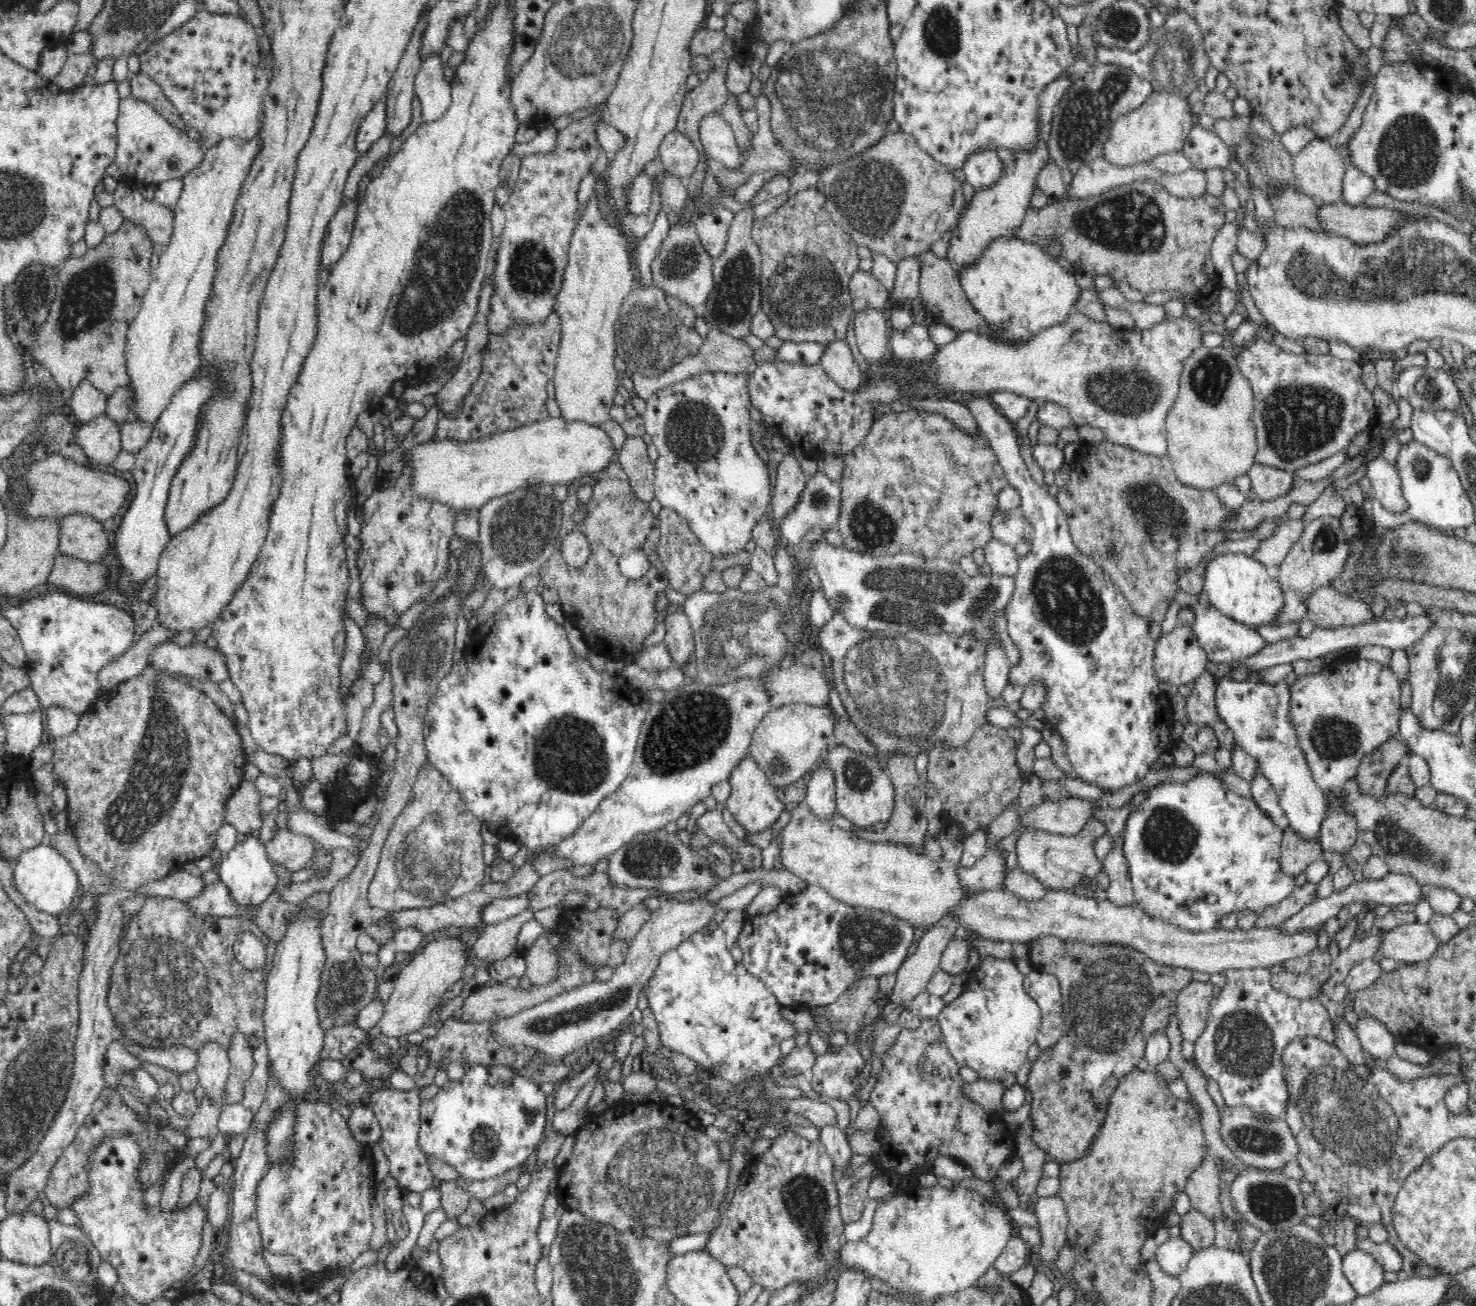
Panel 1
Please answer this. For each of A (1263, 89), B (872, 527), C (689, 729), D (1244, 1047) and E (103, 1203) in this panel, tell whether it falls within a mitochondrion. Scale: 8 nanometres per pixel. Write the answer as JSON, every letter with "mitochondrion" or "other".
{"A":"other","B":"mitochondrion","C":"mitochondrion","D":"mitochondrion","E":"mitochondrion"}

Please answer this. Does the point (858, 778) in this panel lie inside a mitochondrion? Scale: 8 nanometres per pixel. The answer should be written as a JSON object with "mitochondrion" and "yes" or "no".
{"mitochondrion":"yes"}

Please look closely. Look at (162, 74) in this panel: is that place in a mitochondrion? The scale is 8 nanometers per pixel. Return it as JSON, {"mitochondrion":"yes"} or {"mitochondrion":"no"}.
{"mitochondrion":"no"}

